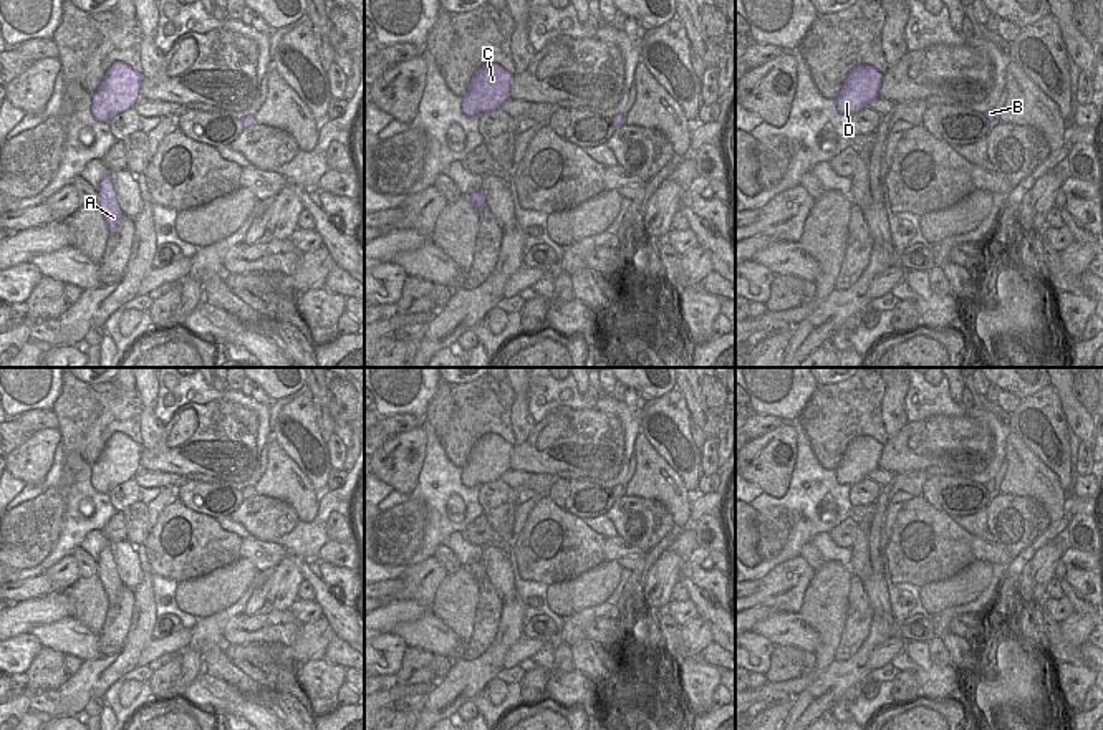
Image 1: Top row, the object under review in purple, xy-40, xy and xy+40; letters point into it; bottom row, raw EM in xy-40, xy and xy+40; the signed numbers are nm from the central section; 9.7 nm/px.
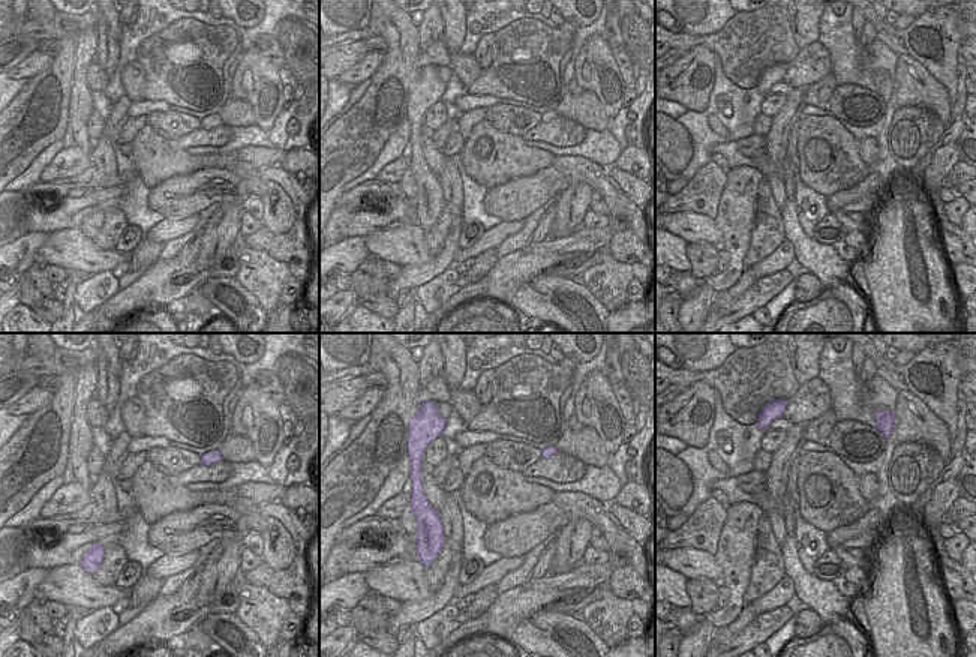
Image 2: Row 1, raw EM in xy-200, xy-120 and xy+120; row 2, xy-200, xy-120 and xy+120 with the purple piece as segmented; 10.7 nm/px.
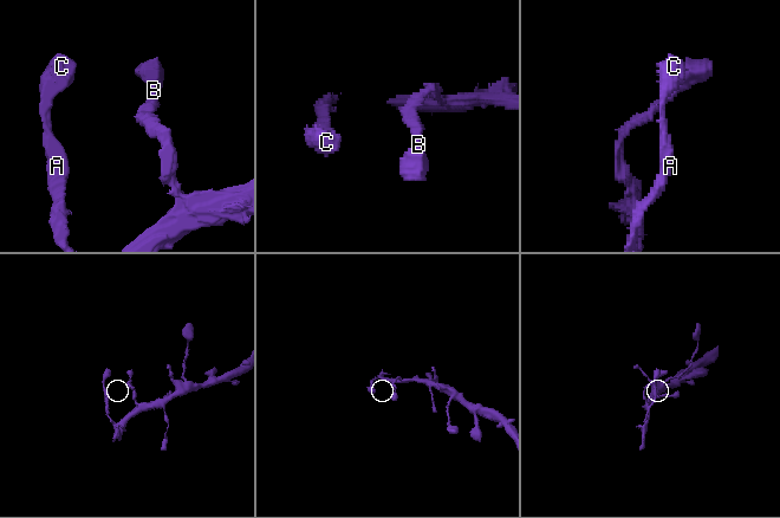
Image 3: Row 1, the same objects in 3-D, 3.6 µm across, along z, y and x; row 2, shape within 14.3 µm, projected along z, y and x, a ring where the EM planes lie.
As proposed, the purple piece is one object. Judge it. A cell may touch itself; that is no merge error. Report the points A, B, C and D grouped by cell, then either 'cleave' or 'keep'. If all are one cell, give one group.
A B C D | keep

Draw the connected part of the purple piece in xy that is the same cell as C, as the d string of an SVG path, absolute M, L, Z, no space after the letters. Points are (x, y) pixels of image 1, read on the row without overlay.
M497 434L482 435L462 468L462 483L472 488L499 480L502 473L510 470L512 449L513 445Z

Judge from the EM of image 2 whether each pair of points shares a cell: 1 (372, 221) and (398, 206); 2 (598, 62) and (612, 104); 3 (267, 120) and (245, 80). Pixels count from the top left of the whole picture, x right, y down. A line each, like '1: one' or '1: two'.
1: one
2: one
3: one

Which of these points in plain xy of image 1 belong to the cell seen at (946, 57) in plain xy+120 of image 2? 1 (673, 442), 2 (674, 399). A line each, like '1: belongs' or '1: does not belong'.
1: belongs
2: belongs

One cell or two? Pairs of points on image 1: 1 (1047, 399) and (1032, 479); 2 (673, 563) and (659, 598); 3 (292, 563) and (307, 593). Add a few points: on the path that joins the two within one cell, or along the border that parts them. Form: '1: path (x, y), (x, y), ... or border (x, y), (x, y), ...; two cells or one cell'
1: border (1011, 431), (1057, 475), (1060, 485); two cells
2: path (666, 571), (659, 581), (659, 590); one cell
3: border (303, 580), (297, 598); two cells

